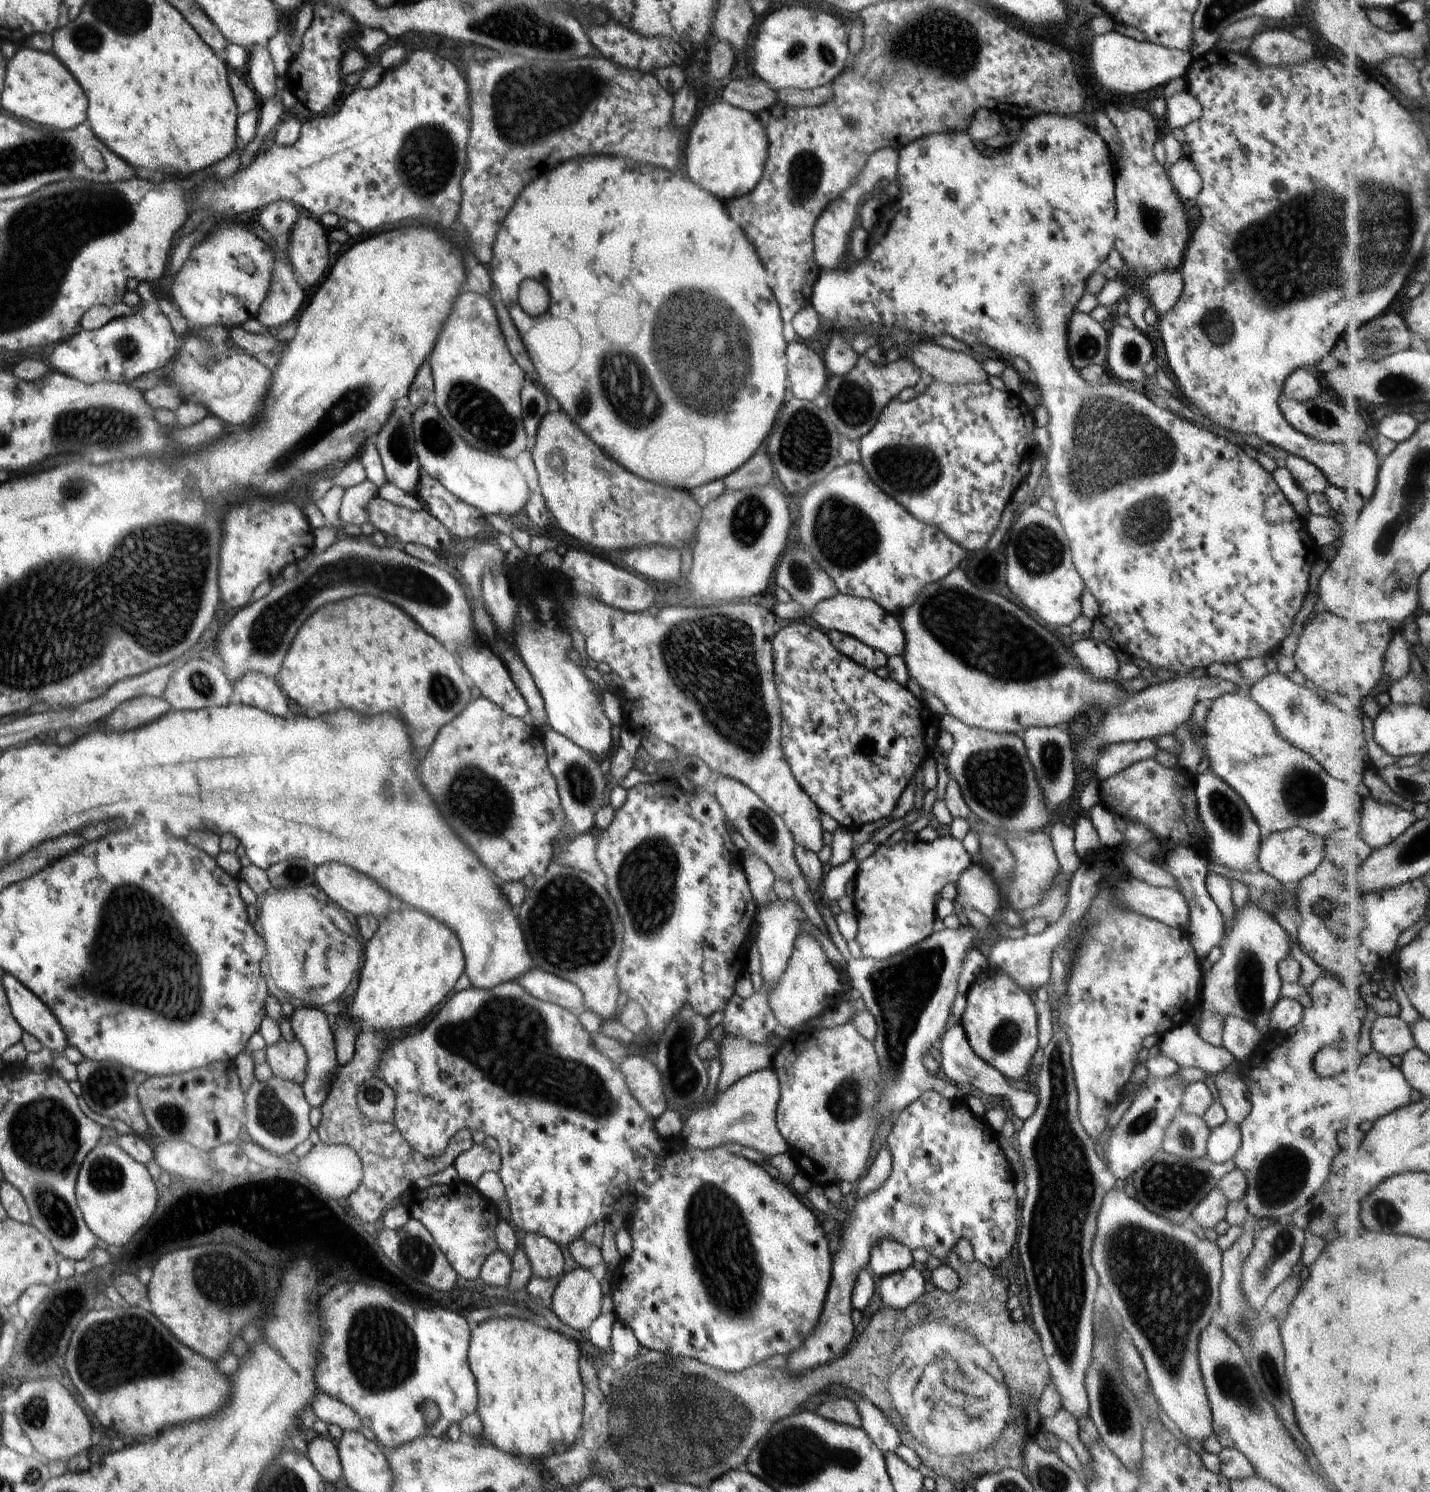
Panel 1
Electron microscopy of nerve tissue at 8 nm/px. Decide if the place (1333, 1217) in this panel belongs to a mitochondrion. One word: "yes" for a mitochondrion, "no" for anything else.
no

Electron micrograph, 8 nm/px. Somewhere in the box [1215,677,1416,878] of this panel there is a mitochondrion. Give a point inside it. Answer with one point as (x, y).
(1302, 792)

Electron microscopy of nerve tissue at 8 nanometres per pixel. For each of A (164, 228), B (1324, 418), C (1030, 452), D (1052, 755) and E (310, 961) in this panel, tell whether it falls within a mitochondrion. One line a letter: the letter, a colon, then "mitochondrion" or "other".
A: other
B: mitochondrion
C: other
D: mitochondrion
E: mitochondrion

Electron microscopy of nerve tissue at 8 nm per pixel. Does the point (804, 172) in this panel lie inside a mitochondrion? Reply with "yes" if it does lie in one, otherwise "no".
yes

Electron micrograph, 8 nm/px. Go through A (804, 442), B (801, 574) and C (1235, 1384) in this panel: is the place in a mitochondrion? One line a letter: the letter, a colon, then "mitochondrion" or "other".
A: mitochondrion
B: mitochondrion
C: mitochondrion

